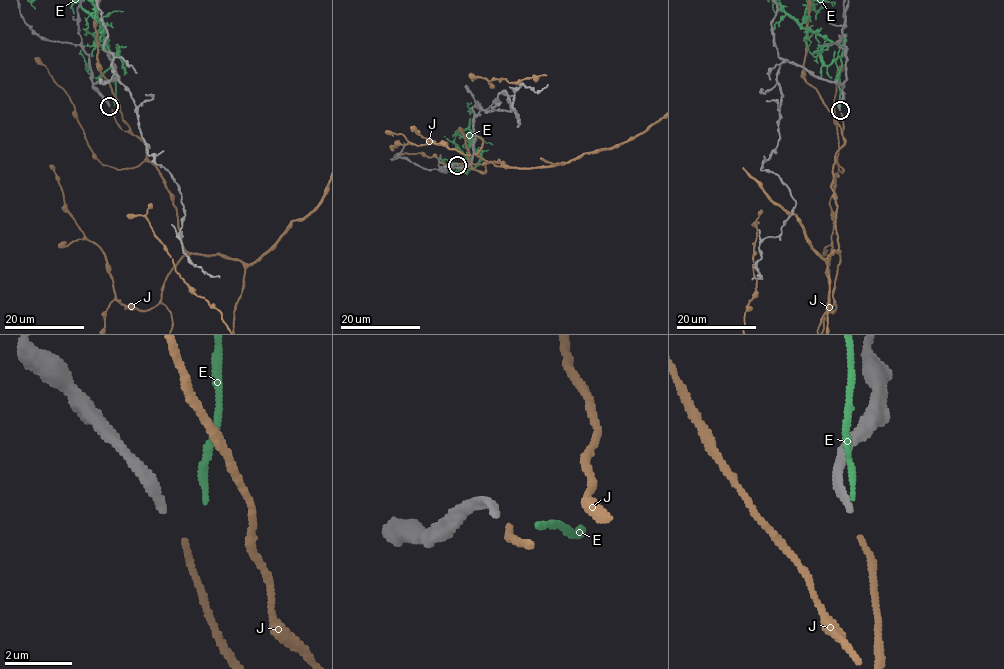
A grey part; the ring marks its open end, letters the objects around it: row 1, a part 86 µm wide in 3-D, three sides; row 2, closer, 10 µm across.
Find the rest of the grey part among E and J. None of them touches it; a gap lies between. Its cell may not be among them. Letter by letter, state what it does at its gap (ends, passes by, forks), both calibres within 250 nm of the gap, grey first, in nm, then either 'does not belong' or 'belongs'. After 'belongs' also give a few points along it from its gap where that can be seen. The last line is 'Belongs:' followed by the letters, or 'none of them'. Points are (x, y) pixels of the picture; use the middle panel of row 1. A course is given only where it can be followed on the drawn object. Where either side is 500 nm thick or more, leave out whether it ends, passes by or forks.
E: it ends; calibres 220 and 170 nm; does not belong
J: it ends; calibres 220 and 180 nm; does not belong
Belongs: none of them

